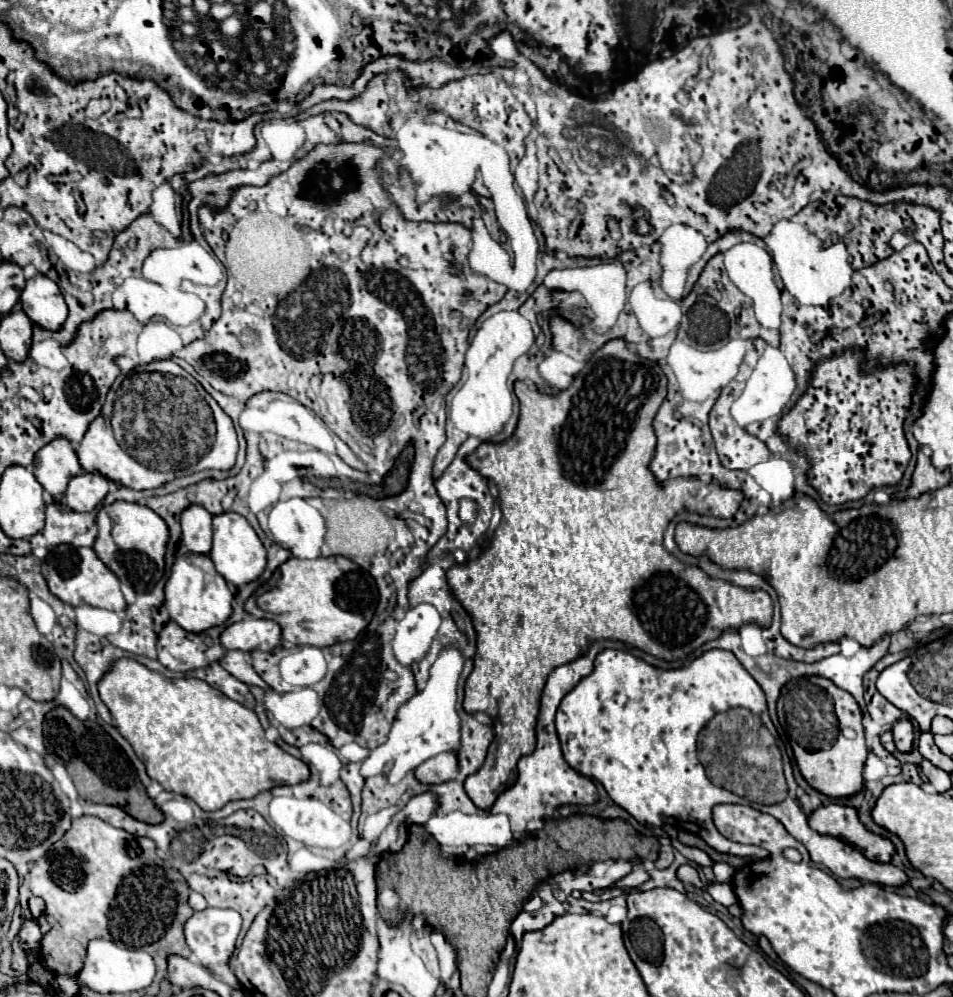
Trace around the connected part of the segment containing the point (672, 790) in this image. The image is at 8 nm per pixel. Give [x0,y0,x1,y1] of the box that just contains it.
[557,648,778,858]

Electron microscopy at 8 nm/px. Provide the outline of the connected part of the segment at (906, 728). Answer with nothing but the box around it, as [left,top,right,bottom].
[893,718,915,752]

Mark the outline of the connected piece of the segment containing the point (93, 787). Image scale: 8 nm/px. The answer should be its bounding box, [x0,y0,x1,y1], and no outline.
[43,706,163,824]

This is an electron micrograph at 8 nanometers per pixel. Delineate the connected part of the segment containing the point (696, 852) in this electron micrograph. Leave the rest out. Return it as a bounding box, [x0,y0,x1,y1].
[673,842,713,866]

